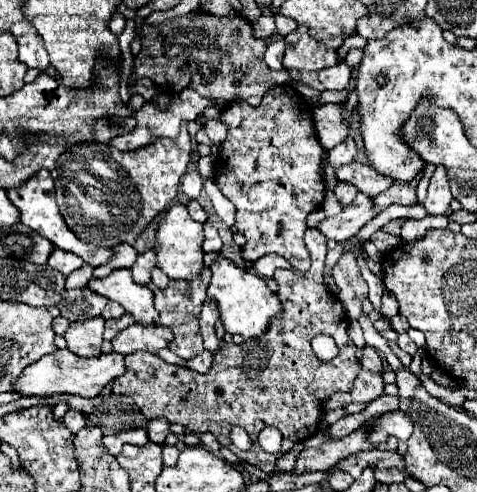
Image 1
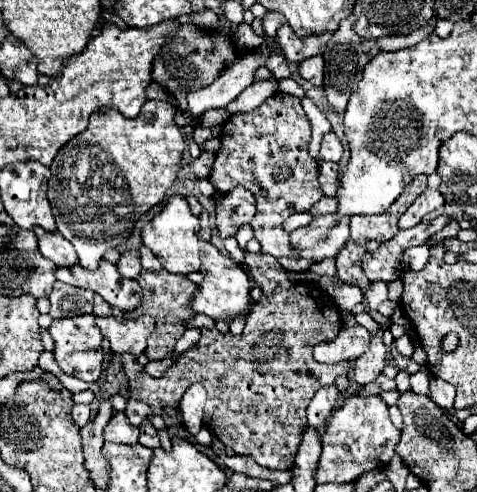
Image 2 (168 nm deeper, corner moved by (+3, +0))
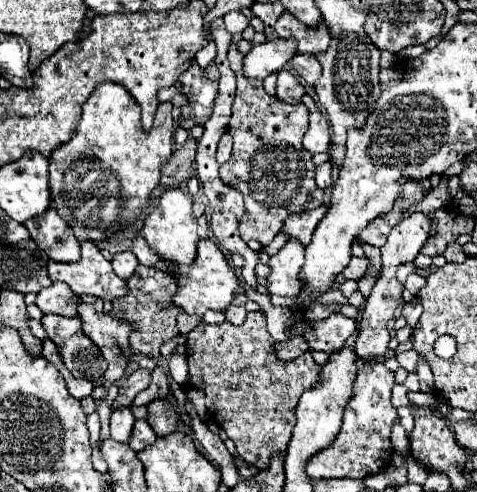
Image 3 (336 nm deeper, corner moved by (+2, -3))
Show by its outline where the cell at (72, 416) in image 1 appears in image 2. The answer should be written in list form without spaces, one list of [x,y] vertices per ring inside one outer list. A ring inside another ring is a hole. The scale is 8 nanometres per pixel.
[[[74,404],[74,408],[72,408],[72,418],[74,418],[74,422],[76,422],[80,428],[90,420],[90,416],[92,416],[92,410],[90,410],[88,404]]]

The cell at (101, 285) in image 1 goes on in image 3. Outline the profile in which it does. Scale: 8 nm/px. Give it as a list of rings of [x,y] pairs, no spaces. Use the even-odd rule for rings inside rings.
[[[83,243],[81,245],[81,259],[77,263],[49,263],[49,277],[51,281],[63,281],[71,287],[73,293],[77,295],[95,295],[101,297],[103,301],[115,301],[127,295],[127,281],[117,277],[115,271],[111,269],[111,263],[101,255],[101,251],[93,243]]]

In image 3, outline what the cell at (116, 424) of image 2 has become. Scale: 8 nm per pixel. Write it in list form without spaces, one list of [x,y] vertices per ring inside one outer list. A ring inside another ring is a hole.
[[[117,409],[111,415],[111,435],[109,437],[113,441],[127,443],[133,433],[133,423],[135,423],[135,417],[133,417],[131,409]]]

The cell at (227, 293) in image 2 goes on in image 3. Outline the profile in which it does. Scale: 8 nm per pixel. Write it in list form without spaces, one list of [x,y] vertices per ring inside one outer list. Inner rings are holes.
[[[211,239],[199,241],[197,257],[191,265],[183,265],[183,267],[171,265],[171,263],[167,263],[167,265],[171,269],[171,275],[175,275],[175,279],[179,283],[179,291],[175,293],[173,301],[175,301],[175,305],[179,305],[189,315],[203,317],[207,309],[227,311],[227,307],[233,303],[235,295],[241,289],[241,281],[239,281],[235,269],[229,265],[227,257],[221,253],[221,249]]]

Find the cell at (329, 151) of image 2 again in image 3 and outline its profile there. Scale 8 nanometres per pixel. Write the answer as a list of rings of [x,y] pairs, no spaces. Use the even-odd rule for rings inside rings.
[[[305,95],[305,107],[311,111],[309,131],[305,133],[303,145],[309,153],[329,153],[331,151],[331,129],[321,111],[317,109],[311,95]]]

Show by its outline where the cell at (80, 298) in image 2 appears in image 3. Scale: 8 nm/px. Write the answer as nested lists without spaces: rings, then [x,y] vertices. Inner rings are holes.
[[[53,283],[47,289],[41,289],[37,293],[37,301],[35,305],[43,311],[43,313],[57,313],[57,315],[67,315],[67,317],[79,317],[77,313],[77,305],[79,305],[81,297],[69,289],[67,283]]]

